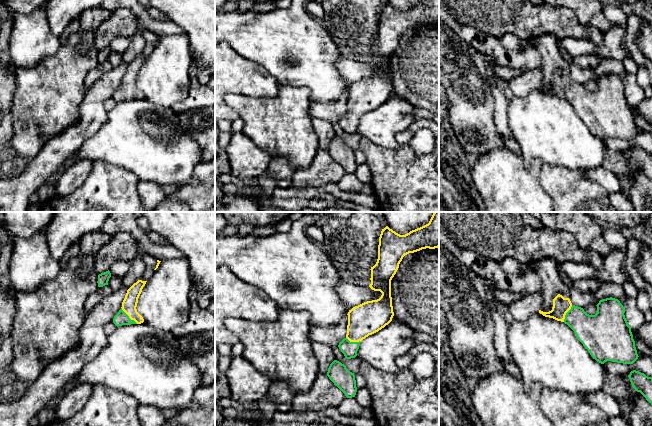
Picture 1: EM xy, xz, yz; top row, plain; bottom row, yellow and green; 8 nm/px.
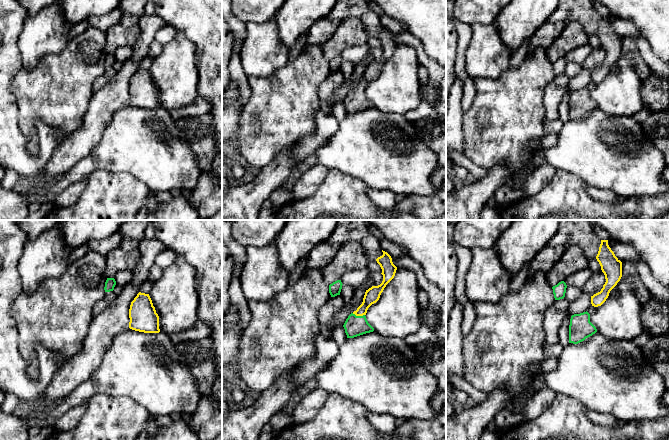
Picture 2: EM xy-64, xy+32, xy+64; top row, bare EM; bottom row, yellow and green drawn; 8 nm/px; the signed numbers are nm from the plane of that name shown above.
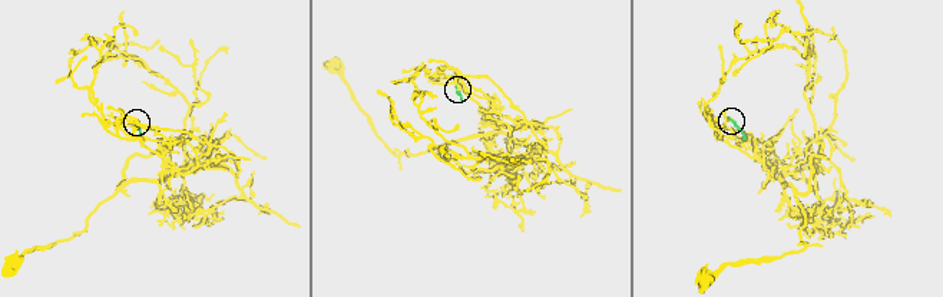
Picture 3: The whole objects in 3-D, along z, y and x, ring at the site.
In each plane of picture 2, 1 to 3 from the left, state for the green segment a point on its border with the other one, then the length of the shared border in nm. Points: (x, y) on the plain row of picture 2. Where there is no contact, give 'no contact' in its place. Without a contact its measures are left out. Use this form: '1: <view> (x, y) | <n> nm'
1: no contact
2: xy+32 (358, 91) | 110 nm
3: no contact

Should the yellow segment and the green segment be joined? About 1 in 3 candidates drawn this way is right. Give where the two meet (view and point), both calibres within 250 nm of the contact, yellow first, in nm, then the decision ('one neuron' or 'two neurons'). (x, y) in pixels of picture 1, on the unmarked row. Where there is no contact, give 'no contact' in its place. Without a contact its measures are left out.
xy (128, 91) | 120/110 nm | one neuron

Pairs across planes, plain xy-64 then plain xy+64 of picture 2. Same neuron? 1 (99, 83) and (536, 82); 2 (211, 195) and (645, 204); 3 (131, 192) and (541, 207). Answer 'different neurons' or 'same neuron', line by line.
1: different neurons
2: same neuron
3: same neuron

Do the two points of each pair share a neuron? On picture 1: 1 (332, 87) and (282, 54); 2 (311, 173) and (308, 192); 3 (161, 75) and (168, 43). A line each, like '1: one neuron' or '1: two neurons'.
1: one neuron
2: two neurons
3: one neuron

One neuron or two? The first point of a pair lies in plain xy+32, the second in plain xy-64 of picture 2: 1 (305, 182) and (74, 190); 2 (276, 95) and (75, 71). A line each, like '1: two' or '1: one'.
1: one
2: one

